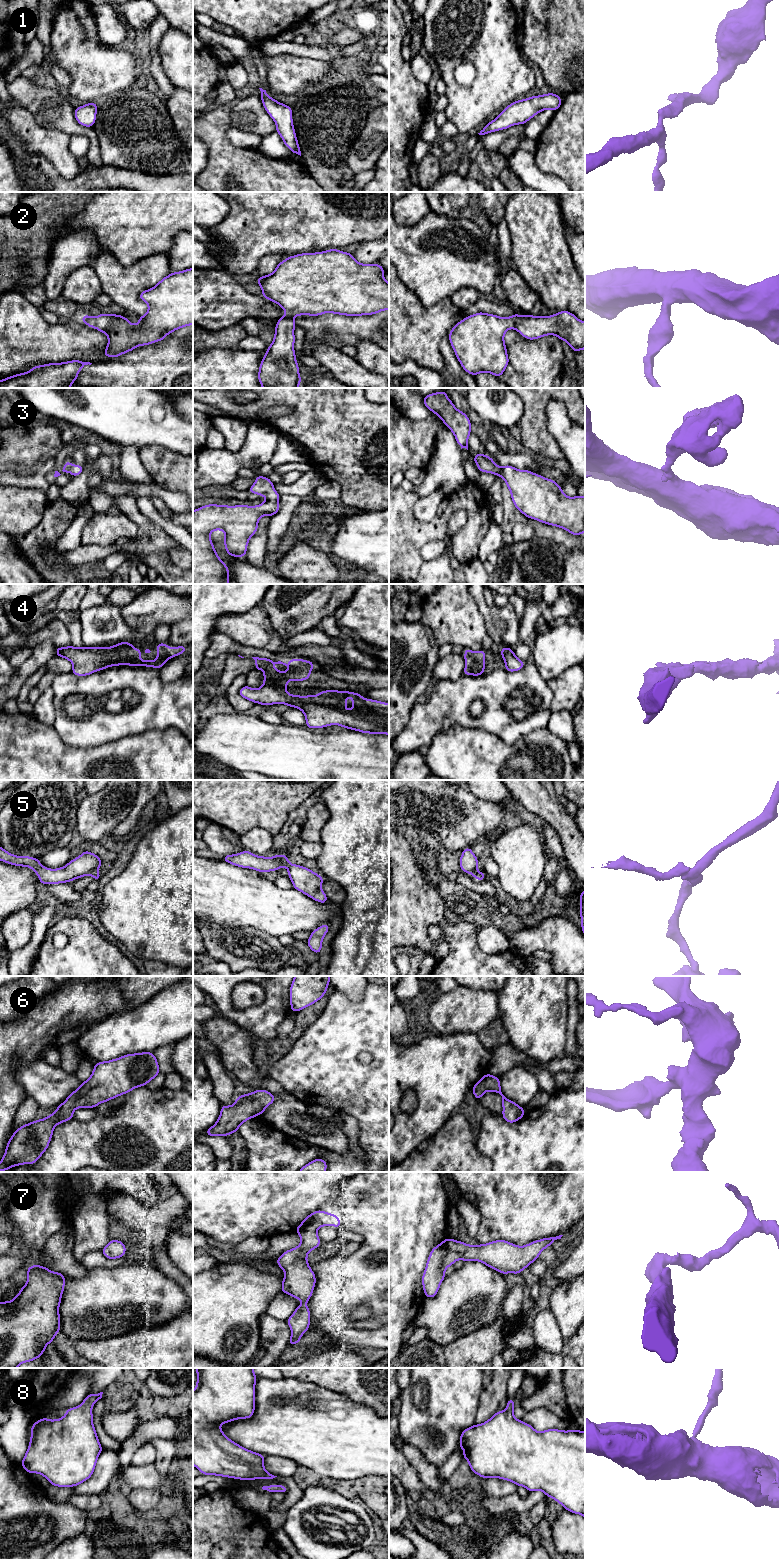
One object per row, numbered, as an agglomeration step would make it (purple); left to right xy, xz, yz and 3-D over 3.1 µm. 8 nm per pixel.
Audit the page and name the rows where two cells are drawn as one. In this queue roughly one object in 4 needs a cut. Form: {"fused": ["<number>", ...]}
{"fused": ["5"]}

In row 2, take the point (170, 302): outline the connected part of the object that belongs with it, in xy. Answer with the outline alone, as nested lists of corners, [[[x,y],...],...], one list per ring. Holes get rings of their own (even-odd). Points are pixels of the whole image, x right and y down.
[[[193,267],[180,272],[172,272],[153,288],[141,292],[139,298],[147,303],[149,308],[144,316],[138,316],[140,321],[135,326],[122,315],[100,313],[96,318],[82,315],[83,323],[108,336],[105,357],[119,357],[134,350],[137,346],[162,341],[173,331],[193,325]]]

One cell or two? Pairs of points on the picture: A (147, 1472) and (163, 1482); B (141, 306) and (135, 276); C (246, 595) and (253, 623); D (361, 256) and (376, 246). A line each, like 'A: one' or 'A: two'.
A: one
B: one
C: two
D: one

